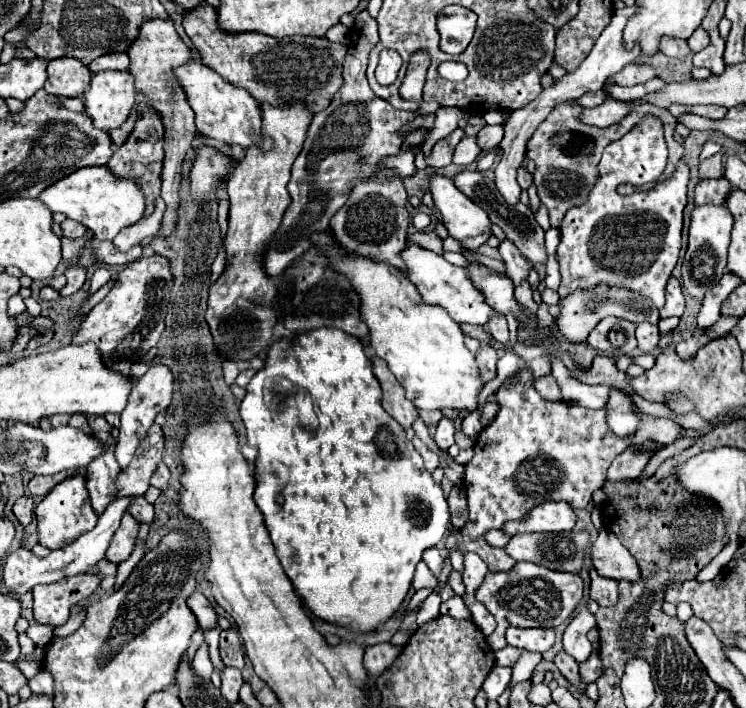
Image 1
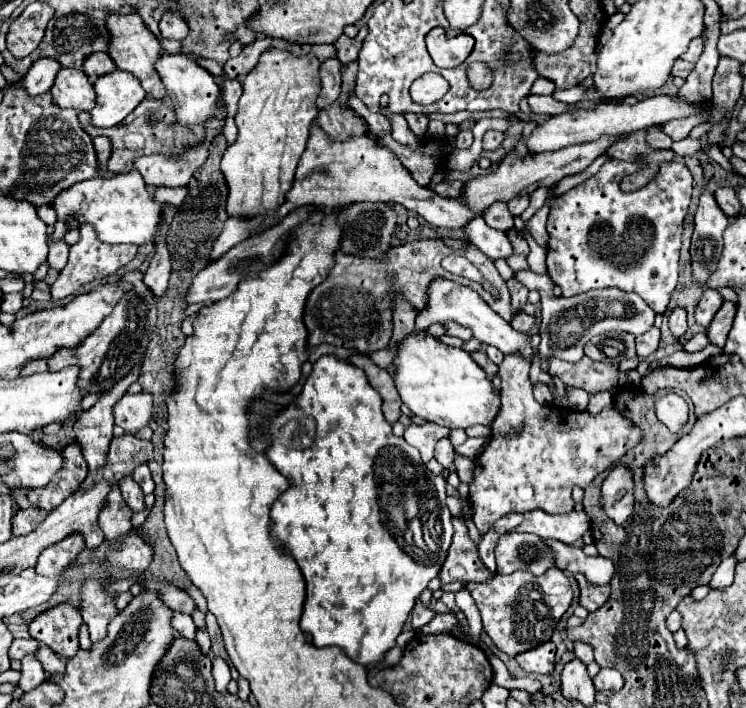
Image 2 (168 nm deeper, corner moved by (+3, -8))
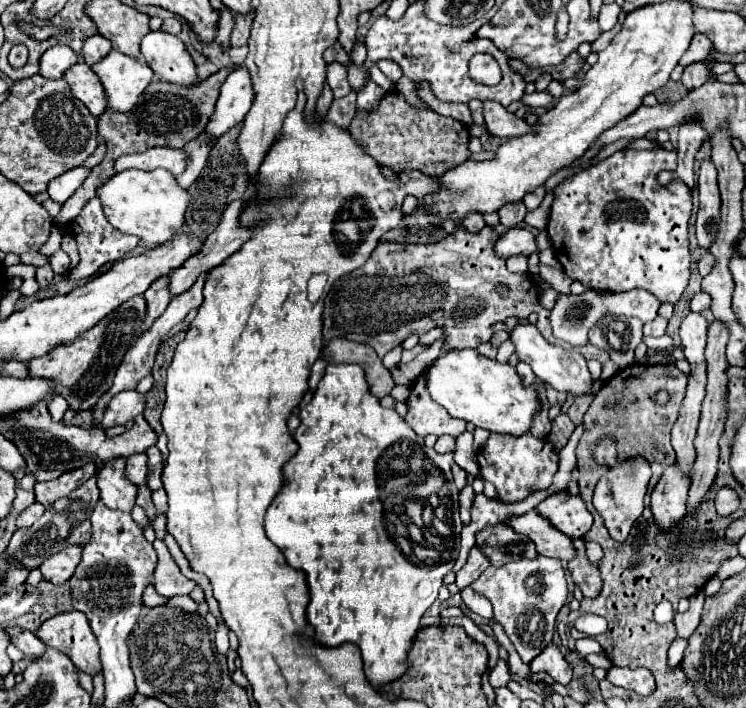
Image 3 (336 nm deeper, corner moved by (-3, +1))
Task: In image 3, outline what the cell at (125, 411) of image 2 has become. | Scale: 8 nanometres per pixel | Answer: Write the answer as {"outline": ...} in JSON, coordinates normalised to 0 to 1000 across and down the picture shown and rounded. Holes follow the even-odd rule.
{"outline":[[[165,551],[146,565],[138,590],[122,602],[133,607],[146,607],[149,602],[160,602],[160,599],[165,602],[176,596],[186,582],[194,582],[194,559],[181,551]]]}

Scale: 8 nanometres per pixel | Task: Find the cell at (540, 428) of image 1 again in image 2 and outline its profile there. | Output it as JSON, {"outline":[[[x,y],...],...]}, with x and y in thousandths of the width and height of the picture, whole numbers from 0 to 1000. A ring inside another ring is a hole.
{"outline":[[[682,499],[677,501],[674,513],[669,516],[672,532],[672,578],[658,600],[658,623],[653,626],[650,637],[637,648],[637,668],[634,679],[629,682],[629,708],[634,716],[634,736],[645,753],[653,753],[664,736],[682,725],[706,725],[714,719],[728,719],[731,725],[765,725],[771,708],[765,702],[771,688],[784,691],[795,682],[800,671],[827,657],[827,651],[849,634],[862,620],[862,609],[849,600],[840,589],[835,589],[824,572],[814,572],[806,583],[792,586],[787,581],[768,581],[755,575],[725,572],[717,566],[712,552],[709,535],[712,513],[696,501]],[[682,609],[696,609],[690,617]]]}

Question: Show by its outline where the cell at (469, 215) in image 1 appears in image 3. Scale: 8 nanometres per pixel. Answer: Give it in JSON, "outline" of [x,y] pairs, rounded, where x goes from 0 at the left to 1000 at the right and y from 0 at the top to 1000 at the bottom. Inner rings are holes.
{"outline":[[[685,322],[685,325],[674,328],[672,336],[666,339],[664,356],[669,356],[677,364],[682,364],[688,359],[712,362],[714,356],[723,356],[723,347],[717,342],[717,333],[709,325],[704,325],[704,322]]]}

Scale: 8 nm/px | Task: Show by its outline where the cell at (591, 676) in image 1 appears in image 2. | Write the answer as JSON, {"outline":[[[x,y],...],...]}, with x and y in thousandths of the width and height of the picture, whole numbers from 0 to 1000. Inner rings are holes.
{"outline":[[[806,945],[806,948],[798,953],[795,965],[798,965],[798,973],[800,973],[800,976],[806,976],[806,973],[827,976],[827,973],[835,970],[835,956],[832,956],[832,951],[830,951],[827,945]]]}

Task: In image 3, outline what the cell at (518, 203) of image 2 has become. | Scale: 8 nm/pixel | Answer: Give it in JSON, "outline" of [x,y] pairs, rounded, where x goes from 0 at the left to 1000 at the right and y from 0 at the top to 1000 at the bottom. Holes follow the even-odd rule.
{"outline":[[[696,285],[696,288],[682,288],[682,291],[677,288],[674,294],[669,294],[669,314],[672,314],[677,322],[690,322],[690,319],[696,319],[696,316],[701,314],[704,302],[706,302],[706,294],[704,294],[701,285]]]}

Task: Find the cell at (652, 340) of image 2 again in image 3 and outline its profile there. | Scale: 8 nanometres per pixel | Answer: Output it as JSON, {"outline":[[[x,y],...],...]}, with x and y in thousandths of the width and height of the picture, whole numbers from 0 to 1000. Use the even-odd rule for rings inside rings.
{"outline":[[[881,446],[875,455],[867,455],[862,460],[862,469],[865,469],[865,475],[889,475],[891,463],[894,463],[894,452]]]}

